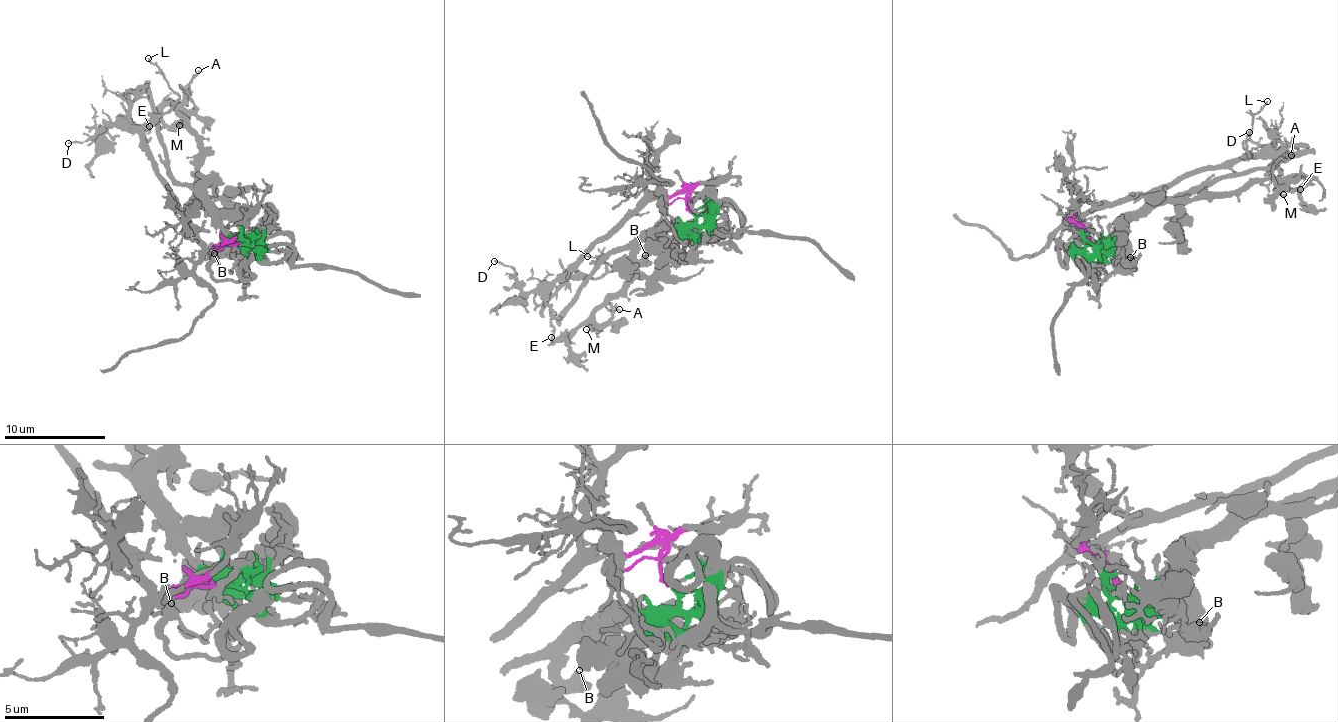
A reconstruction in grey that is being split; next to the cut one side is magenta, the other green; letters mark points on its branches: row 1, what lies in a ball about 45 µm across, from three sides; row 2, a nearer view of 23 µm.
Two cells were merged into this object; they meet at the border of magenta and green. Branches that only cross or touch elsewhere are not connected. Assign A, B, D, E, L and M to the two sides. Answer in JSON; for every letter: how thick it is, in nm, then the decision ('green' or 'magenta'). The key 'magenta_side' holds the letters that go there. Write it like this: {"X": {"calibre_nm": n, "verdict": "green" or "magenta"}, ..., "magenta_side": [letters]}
{"A": {"calibre_nm": 160, "verdict": "green"}, "B": {"calibre_nm": 600, "verdict": "green"}, "D": {"calibre_nm": 140, "verdict": "magenta"}, "E": {"calibre_nm": 160, "verdict": "magenta"}, "L": {"calibre_nm": 80, "verdict": "magenta"}, "M": {"calibre_nm": 160, "verdict": "green"}, "magenta_side": ["D", "E", "L"]}

